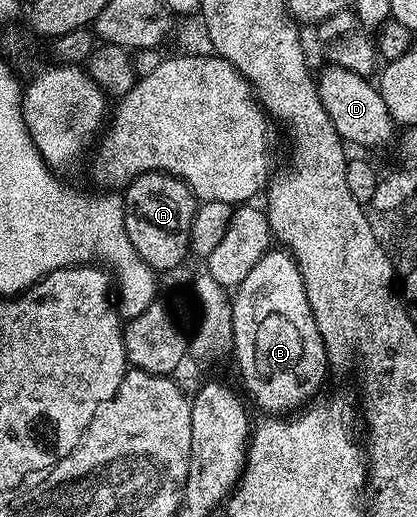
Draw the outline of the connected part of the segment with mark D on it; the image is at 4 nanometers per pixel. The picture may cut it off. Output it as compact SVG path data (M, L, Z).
M327 64L325 68L316 77L320 103L324 111L328 111L328 119L332 127L336 127L343 142L351 146L354 144L363 145L366 149L378 149L388 144L393 137L395 140L396 126L388 115L388 107L384 107L384 99L377 84L370 77L361 77L356 75L356 71L348 71L339 65Z

